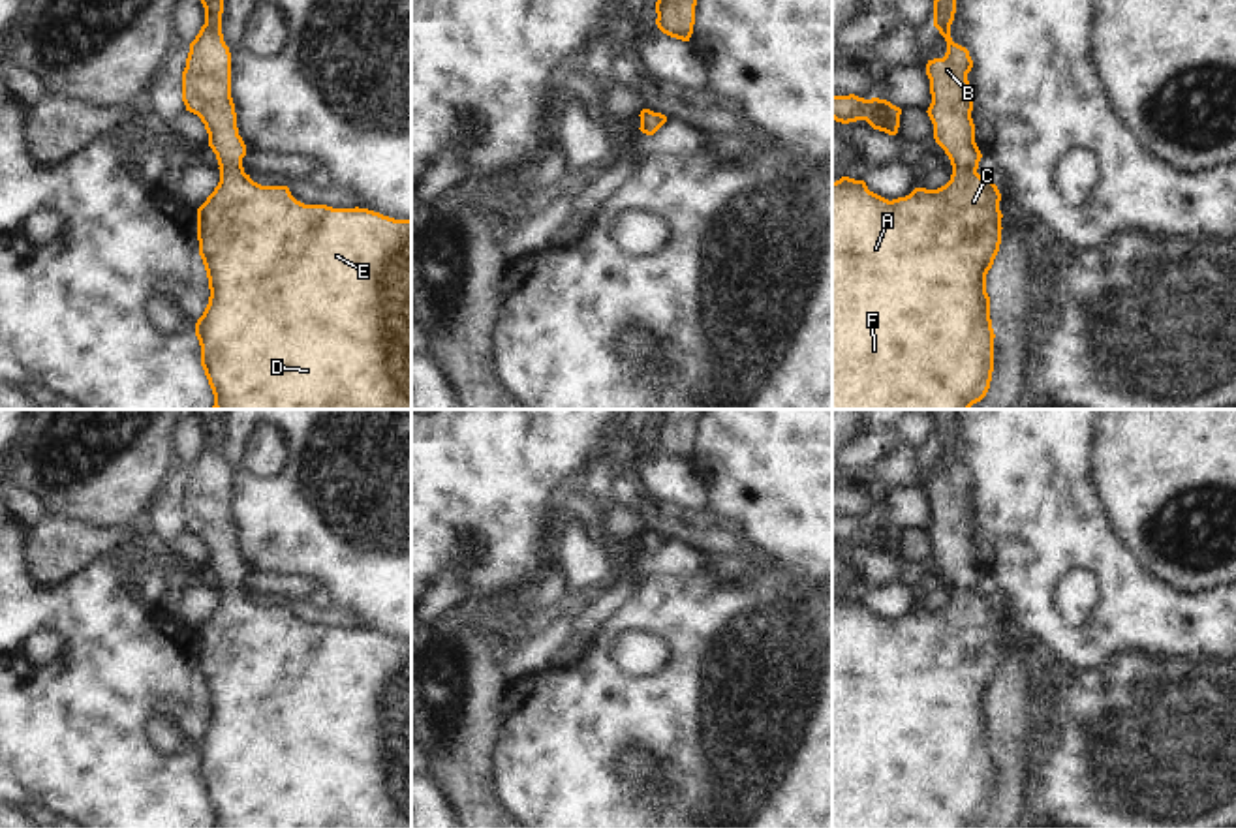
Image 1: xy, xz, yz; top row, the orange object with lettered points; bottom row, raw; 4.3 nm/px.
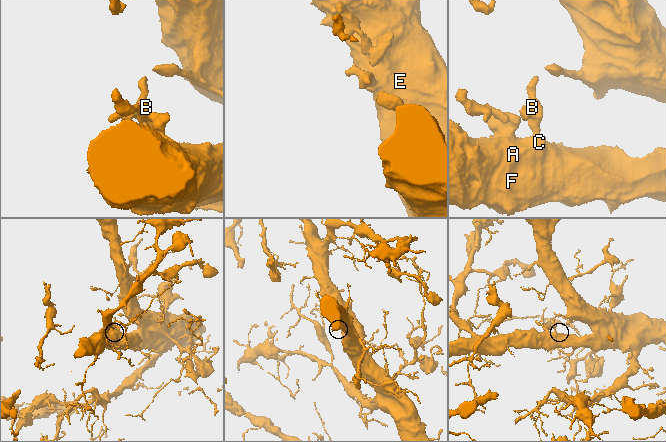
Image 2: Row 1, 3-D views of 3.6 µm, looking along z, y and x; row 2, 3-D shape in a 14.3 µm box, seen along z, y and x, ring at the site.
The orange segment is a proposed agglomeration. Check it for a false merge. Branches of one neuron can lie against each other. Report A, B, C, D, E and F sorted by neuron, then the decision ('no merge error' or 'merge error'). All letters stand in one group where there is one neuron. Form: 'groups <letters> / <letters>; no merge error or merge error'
groups A B C D E F; no merge error

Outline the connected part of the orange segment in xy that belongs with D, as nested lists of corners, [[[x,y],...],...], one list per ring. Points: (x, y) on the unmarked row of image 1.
[[[195,409],[205,445],[190,464],[182,522],[197,535],[216,575],[220,603],[197,629],[197,661],[209,725],[195,744],[212,828],[411,828],[411,640],[368,629],[304,625],[287,606],[261,606],[244,593],[246,565],[231,518],[231,473],[222,454],[224,409]]]

